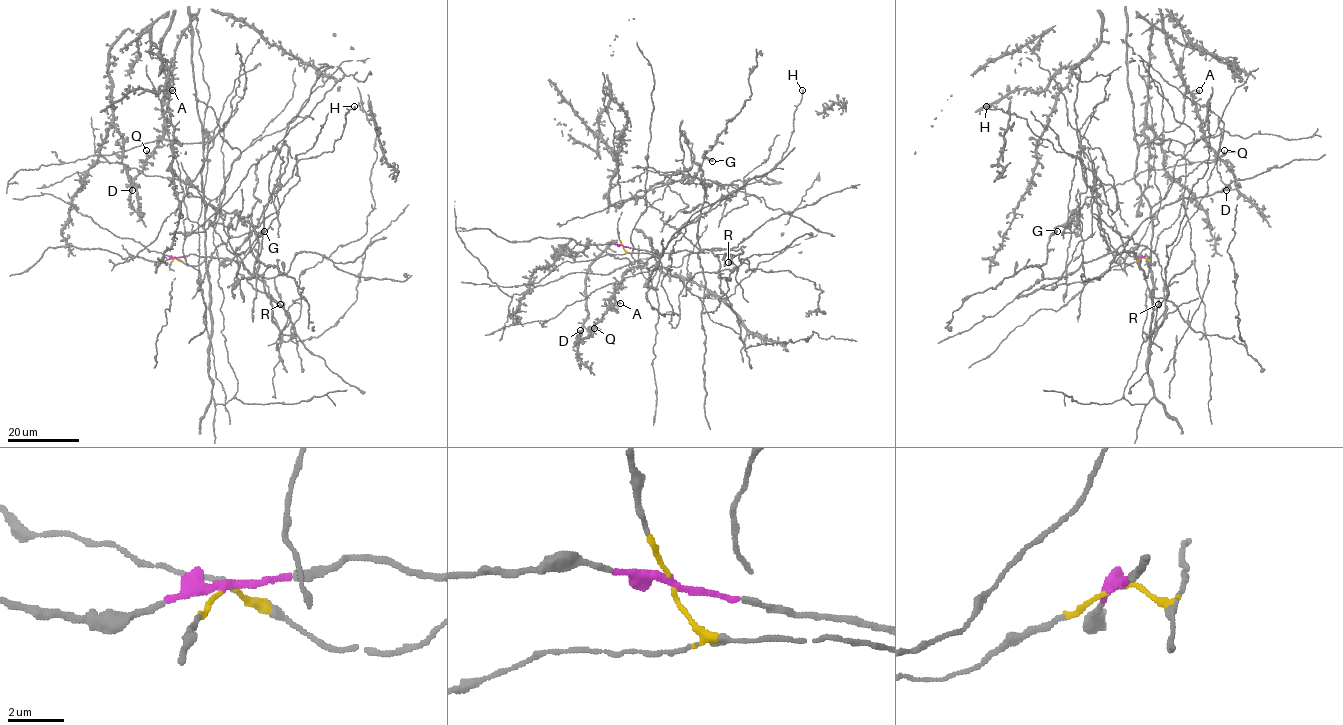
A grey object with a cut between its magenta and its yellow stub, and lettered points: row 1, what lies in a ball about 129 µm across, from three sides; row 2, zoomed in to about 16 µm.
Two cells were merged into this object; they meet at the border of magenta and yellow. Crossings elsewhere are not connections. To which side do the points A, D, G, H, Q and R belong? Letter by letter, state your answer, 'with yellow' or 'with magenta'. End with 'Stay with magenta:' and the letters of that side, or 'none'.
A: with yellow
D: with yellow
G: with magenta
H: with magenta
Q: with yellow
R: with magenta
Stay with magenta: G, H, R

